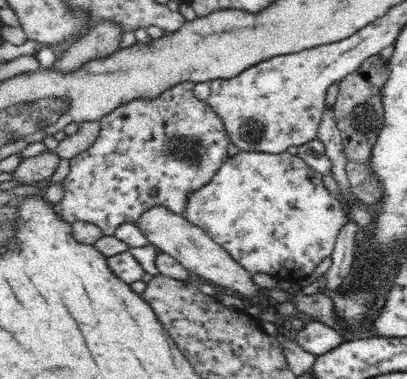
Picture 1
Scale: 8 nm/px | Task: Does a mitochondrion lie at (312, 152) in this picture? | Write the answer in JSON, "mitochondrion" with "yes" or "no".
{"mitochondrion":"no"}

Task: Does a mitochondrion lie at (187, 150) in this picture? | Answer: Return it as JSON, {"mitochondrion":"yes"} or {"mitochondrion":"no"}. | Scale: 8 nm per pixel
{"mitochondrion":"yes"}

